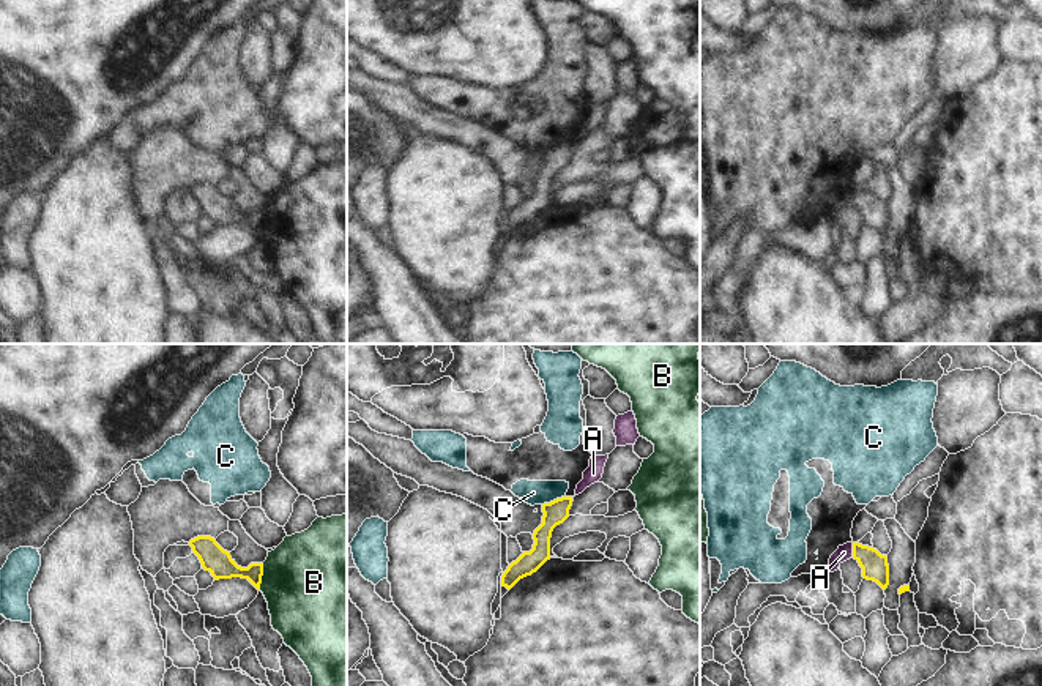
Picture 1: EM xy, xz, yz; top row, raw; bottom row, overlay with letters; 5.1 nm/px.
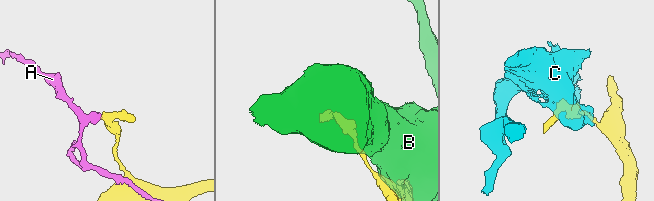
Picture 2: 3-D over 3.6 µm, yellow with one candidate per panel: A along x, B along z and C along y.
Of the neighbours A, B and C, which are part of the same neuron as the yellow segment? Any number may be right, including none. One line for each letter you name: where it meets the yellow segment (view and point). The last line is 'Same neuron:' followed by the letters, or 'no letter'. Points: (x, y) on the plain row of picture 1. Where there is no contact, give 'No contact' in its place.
Same neuron: no letter.

